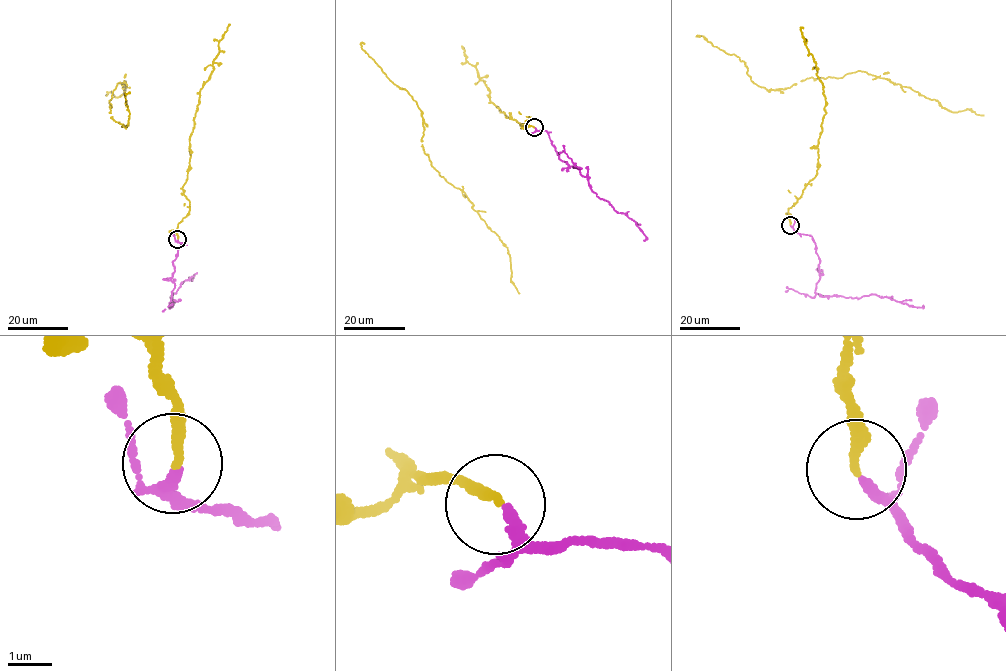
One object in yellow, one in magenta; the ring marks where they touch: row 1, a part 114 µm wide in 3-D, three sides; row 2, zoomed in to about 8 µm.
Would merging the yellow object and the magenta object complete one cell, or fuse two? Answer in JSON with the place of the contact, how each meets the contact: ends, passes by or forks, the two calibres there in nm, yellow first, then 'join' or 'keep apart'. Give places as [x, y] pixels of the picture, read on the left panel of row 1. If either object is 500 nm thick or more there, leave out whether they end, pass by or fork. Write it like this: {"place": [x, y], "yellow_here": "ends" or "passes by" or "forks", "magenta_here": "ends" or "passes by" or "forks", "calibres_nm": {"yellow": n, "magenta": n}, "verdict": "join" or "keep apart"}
{"place": [177, 239], "yellow_here": "ends", "magenta_here": "passes by", "calibres_nm": {"yellow": 240, "magenta": 180}, "verdict": "join"}

